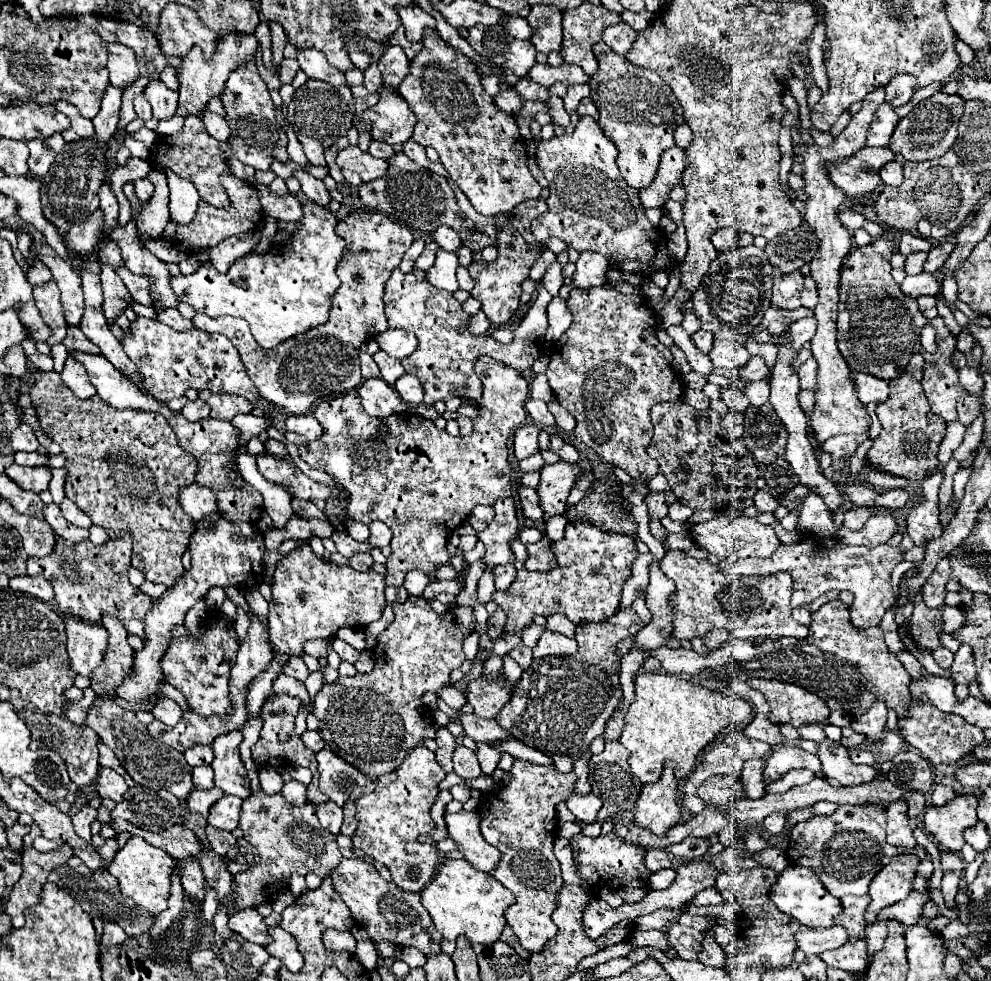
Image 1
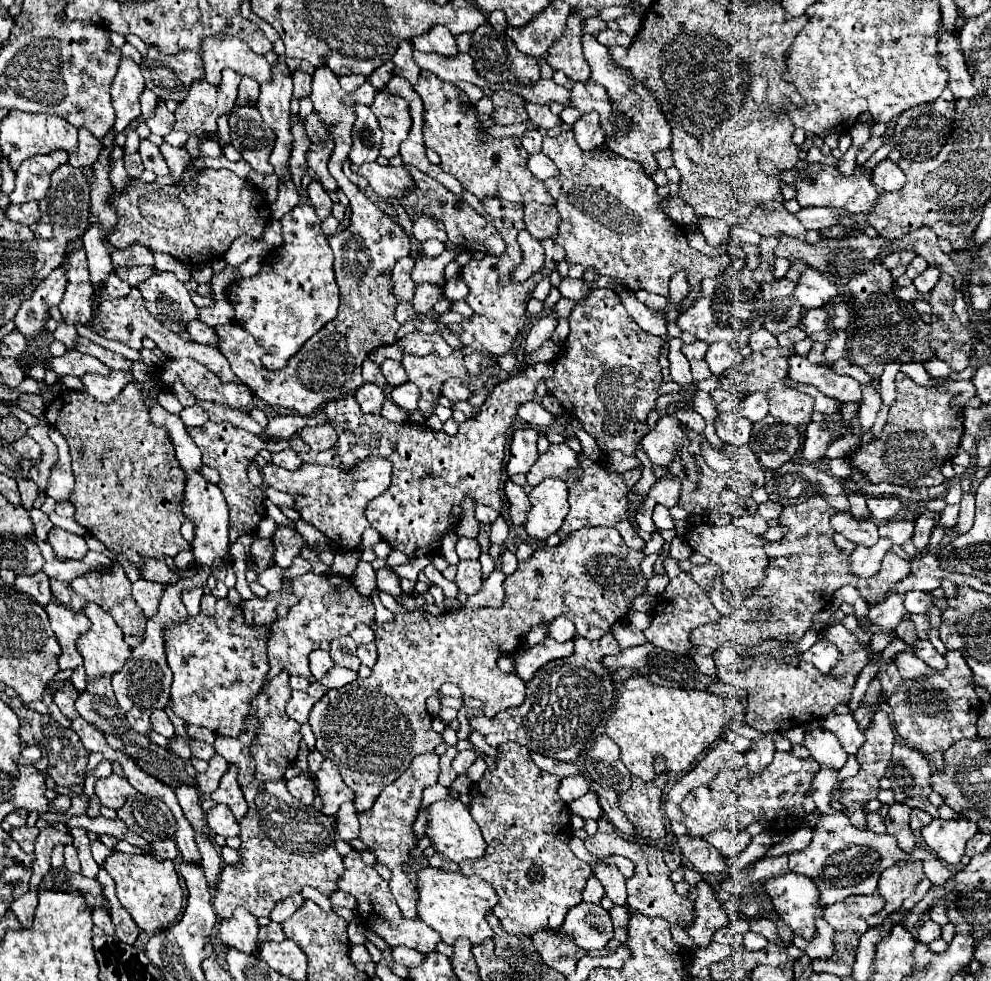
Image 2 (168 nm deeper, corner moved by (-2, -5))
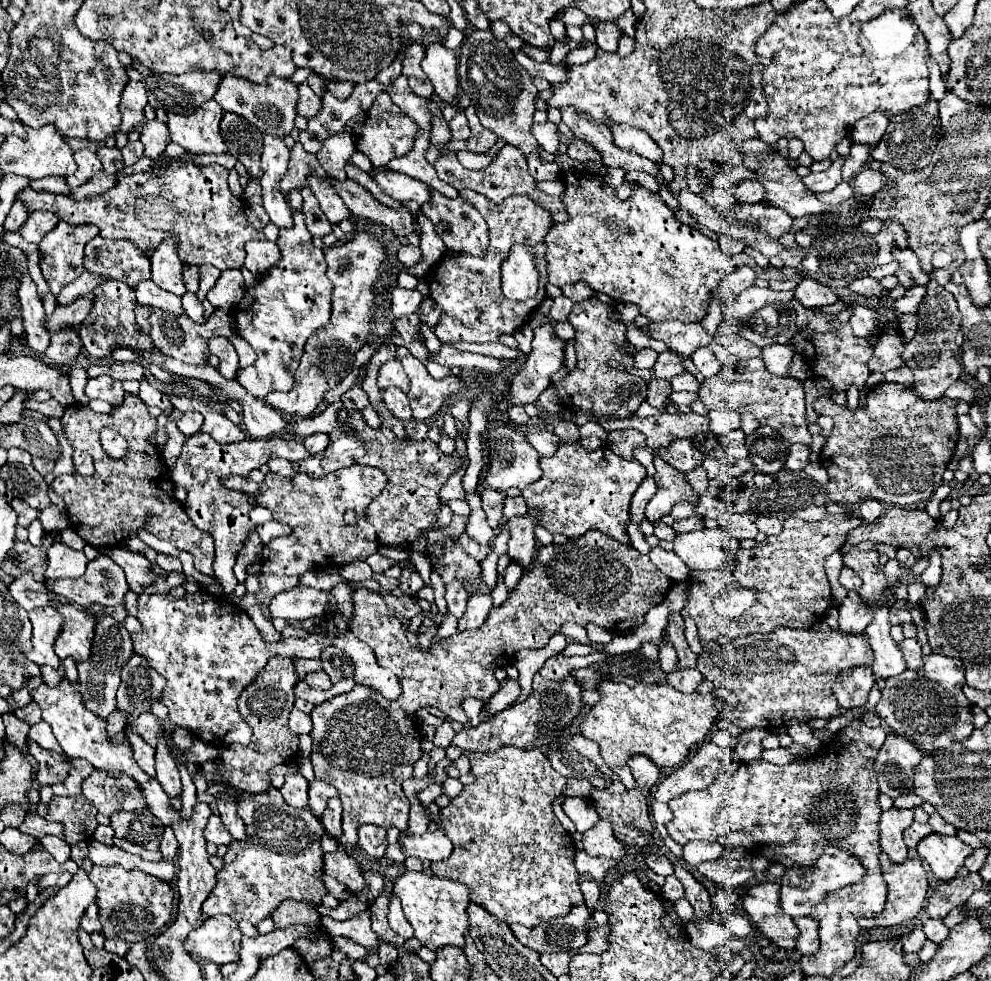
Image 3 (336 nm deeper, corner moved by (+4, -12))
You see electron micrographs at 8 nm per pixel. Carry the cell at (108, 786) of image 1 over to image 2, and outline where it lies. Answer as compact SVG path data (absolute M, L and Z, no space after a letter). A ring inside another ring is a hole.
M116 773L104 779L96 779L94 787L100 803L110 809L120 809L126 803L126 799L136 793L136 789L122 775L116 775Z

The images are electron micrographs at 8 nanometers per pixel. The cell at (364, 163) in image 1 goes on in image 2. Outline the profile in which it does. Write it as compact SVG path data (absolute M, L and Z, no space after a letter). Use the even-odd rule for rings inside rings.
M376 161L374 163L364 163L364 165L352 165L352 171L366 177L370 187L391 203L397 214L397 222L407 234L412 234L412 221L405 210L400 206L399 201L414 187L414 181L410 173L400 165L400 167L382 167Z

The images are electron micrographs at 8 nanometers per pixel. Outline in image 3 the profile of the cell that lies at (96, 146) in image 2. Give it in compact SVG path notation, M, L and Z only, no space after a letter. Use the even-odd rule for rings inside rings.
M80 148L74 152L74 160L78 164L78 170L66 178L66 182L72 186L72 188L78 188L82 184L86 184L98 170L102 170L102 164L100 164L100 158L96 156L96 152L90 152L88 148Z

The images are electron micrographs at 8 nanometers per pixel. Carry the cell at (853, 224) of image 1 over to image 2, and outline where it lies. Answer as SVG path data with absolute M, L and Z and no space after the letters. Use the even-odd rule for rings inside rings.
M810 207L810 209L800 209L796 213L796 217L804 223L806 229L814 229L814 231L820 231L824 227L832 227L836 225L836 217L830 209L824 209L824 207Z

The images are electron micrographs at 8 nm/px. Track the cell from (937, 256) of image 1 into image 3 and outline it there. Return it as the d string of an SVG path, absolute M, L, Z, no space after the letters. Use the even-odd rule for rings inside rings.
M912 286L912 288L908 288L906 294L894 302L896 312L900 312L900 314L916 312L920 300L924 298L924 294L926 294L926 286Z

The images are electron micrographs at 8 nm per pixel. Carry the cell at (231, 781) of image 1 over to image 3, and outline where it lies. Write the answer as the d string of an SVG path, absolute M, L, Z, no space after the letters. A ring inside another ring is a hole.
M218 800L218 810L220 810L220 818L224 822L224 826L230 830L234 840L244 840L246 836L246 826L242 822L242 818L236 812L236 804L230 800Z

